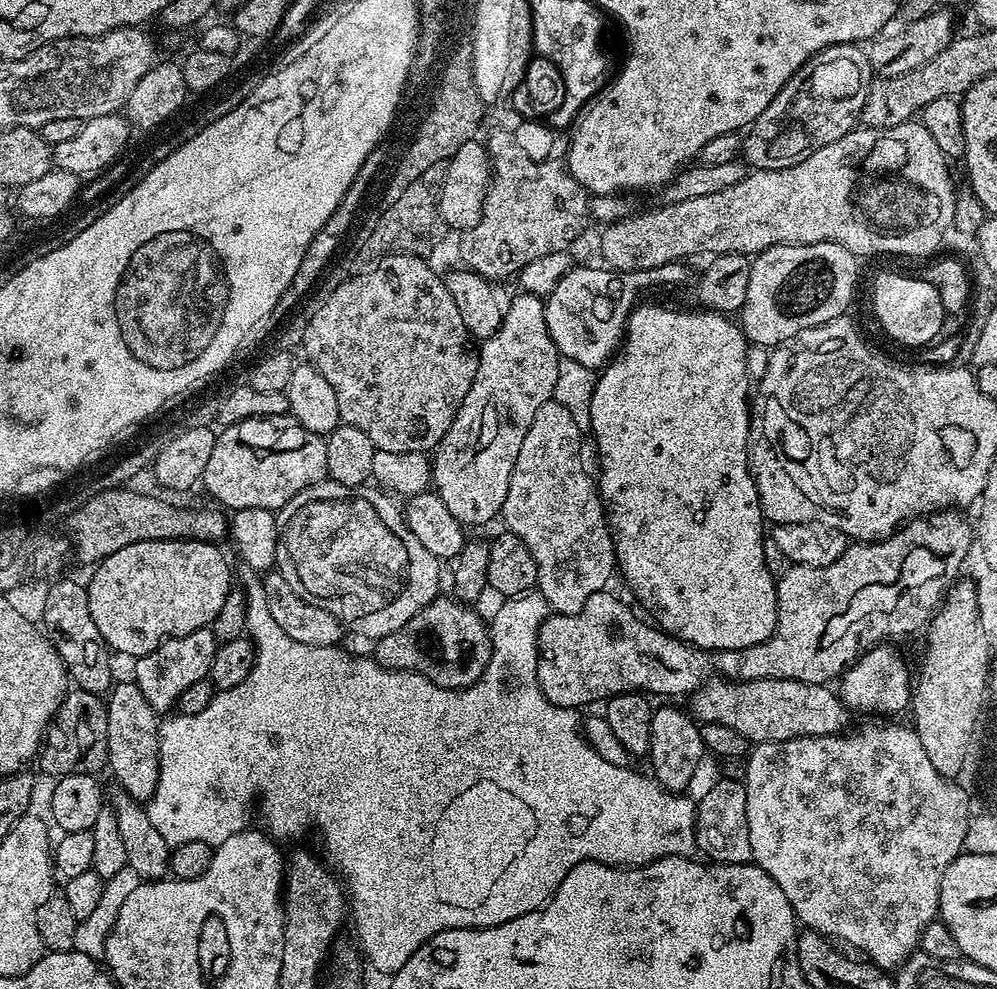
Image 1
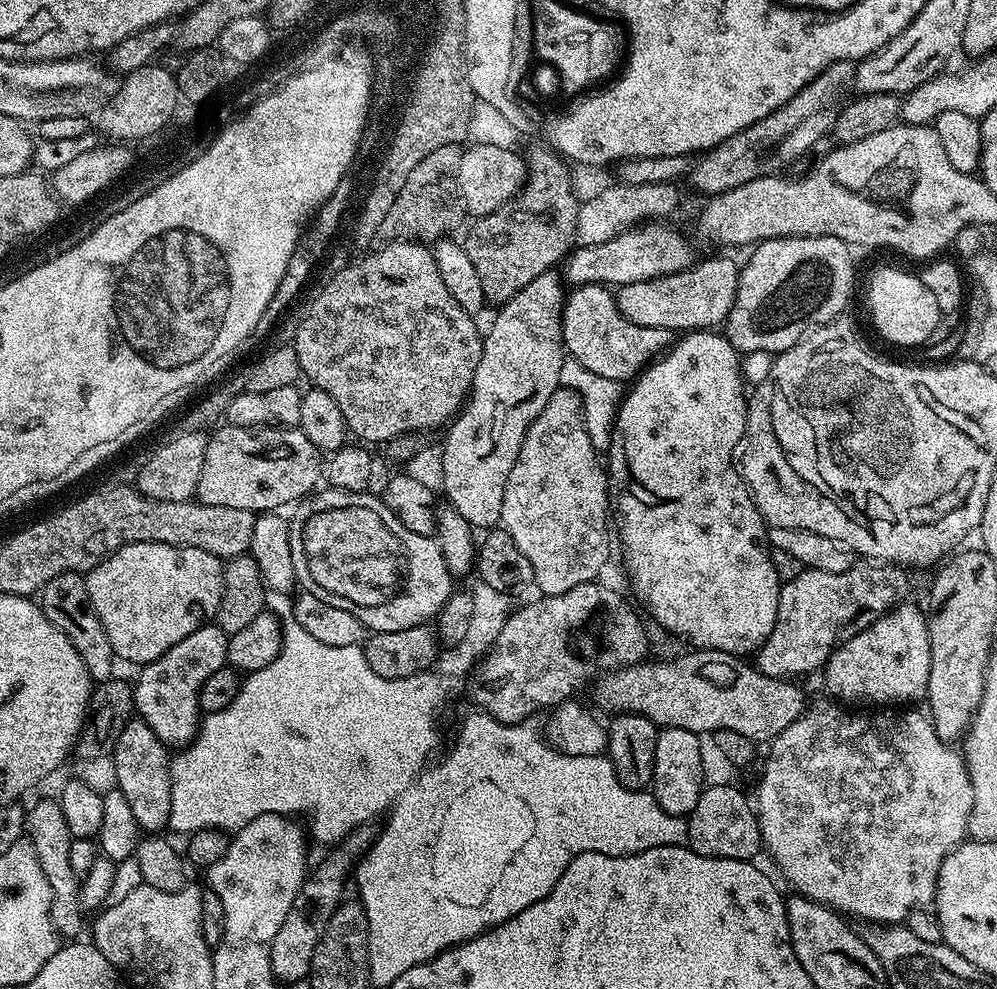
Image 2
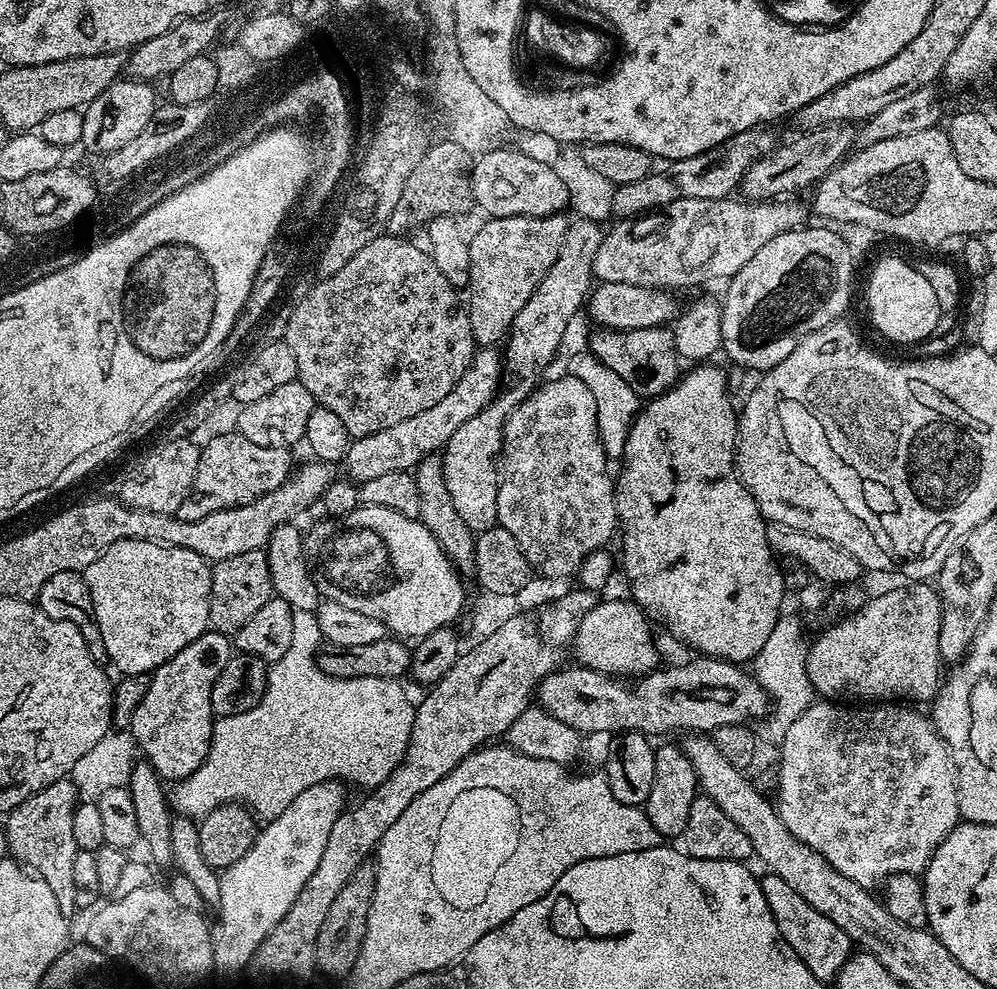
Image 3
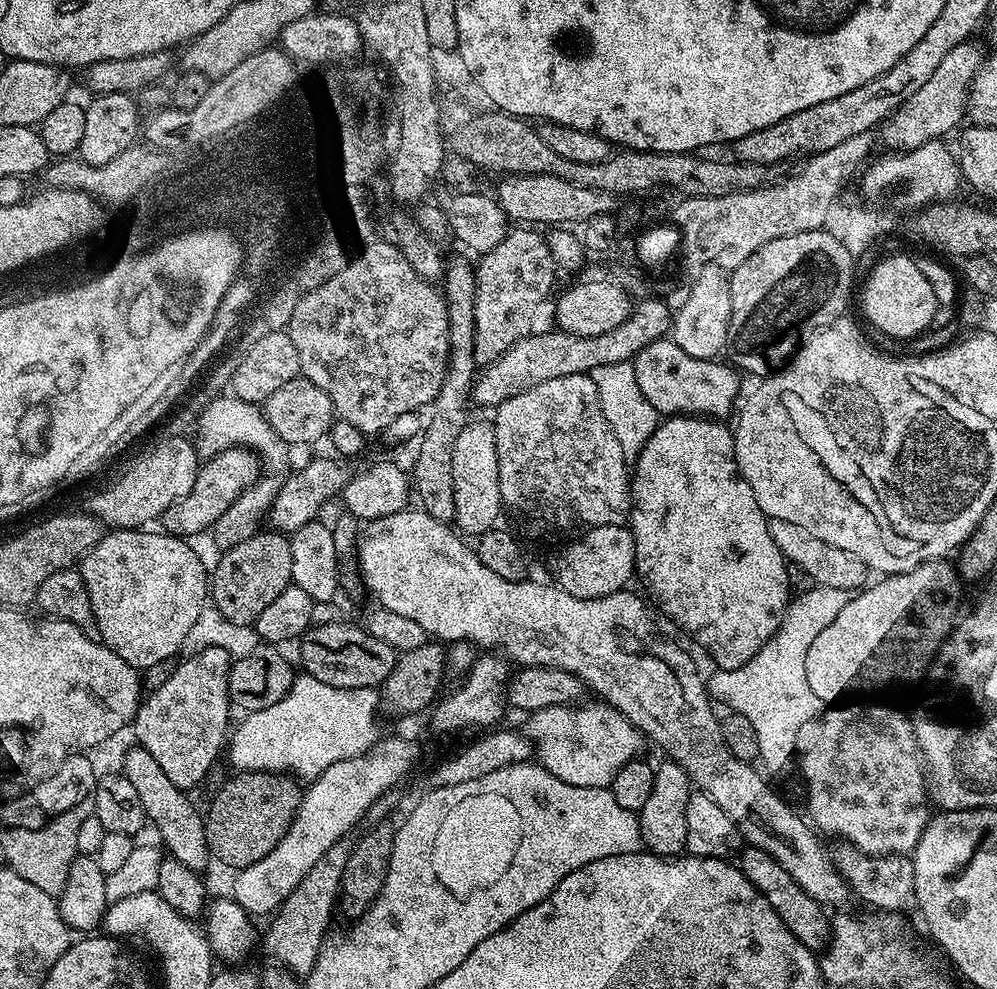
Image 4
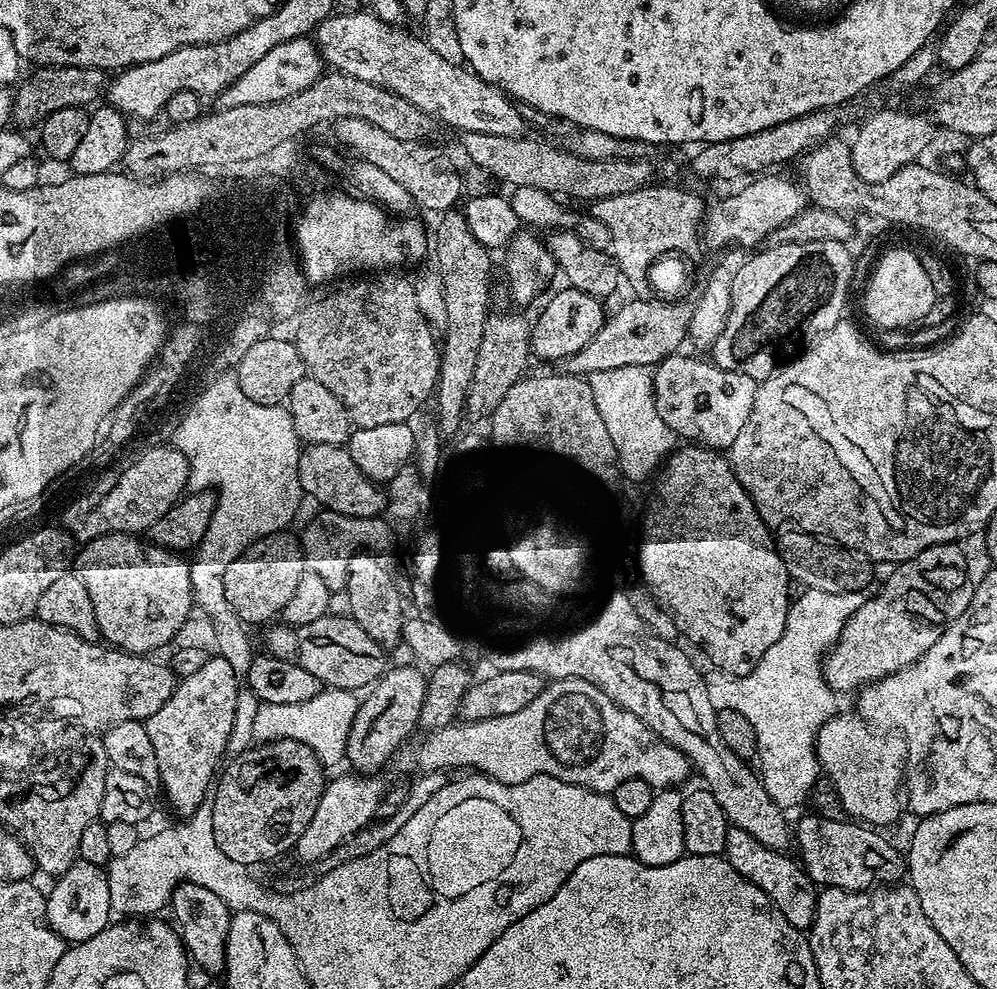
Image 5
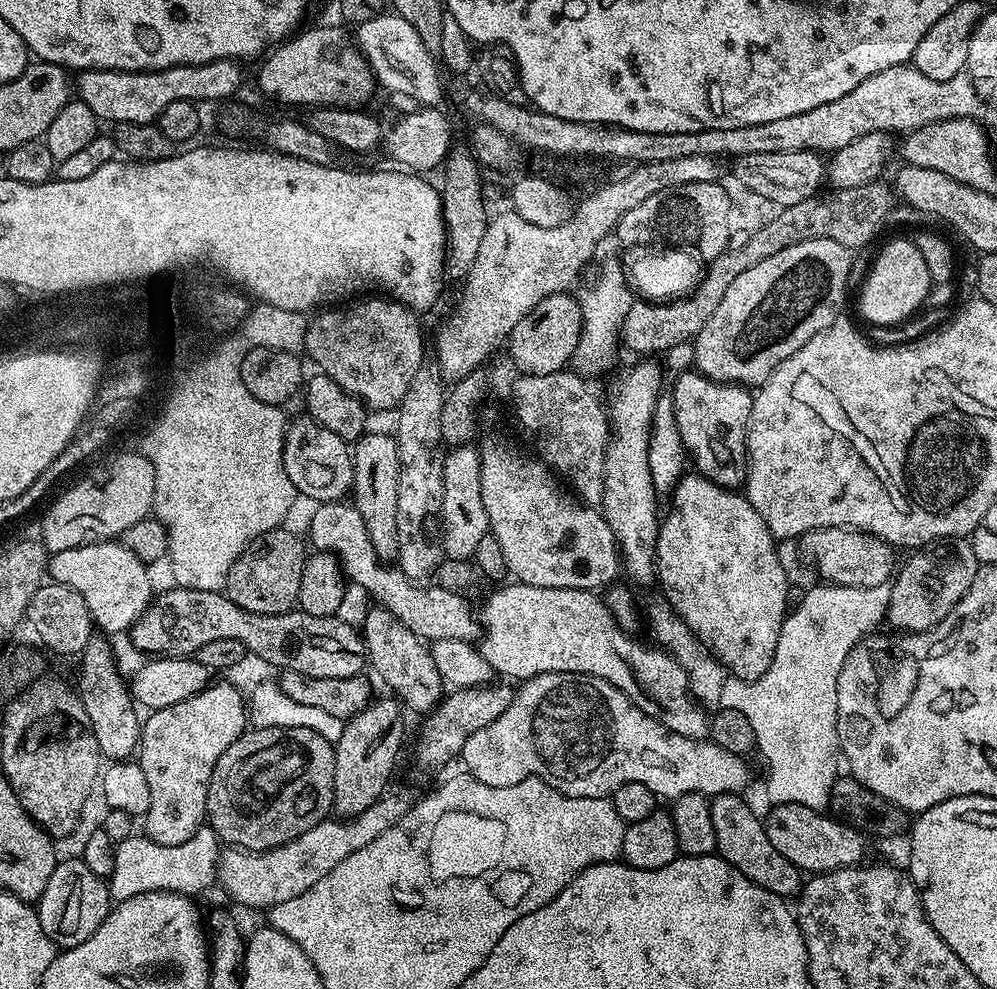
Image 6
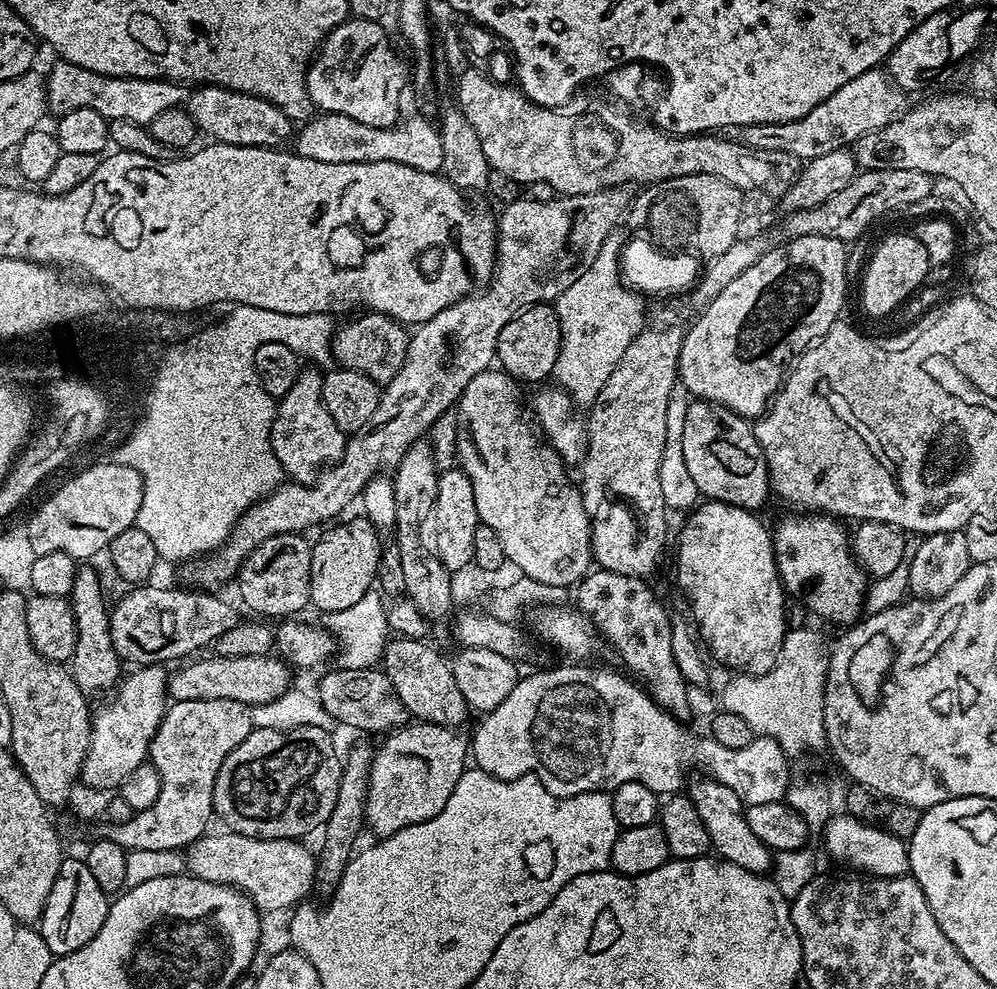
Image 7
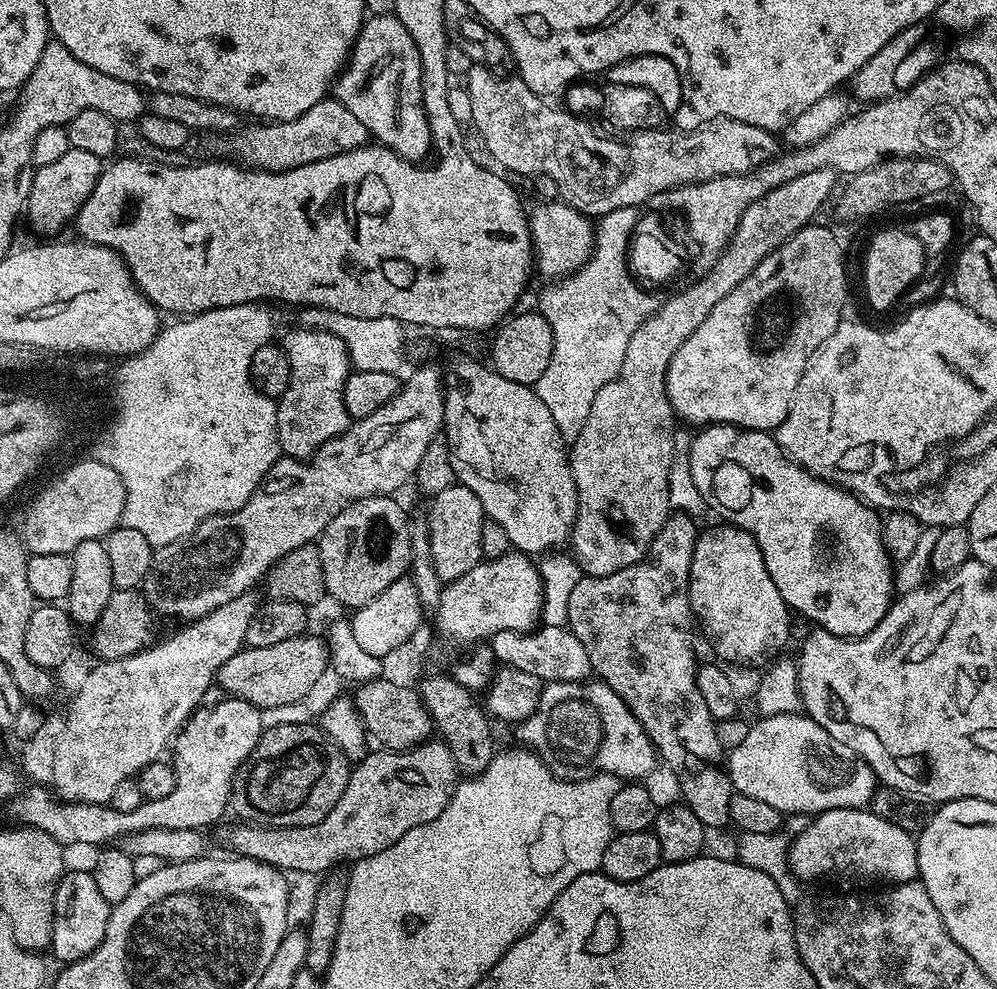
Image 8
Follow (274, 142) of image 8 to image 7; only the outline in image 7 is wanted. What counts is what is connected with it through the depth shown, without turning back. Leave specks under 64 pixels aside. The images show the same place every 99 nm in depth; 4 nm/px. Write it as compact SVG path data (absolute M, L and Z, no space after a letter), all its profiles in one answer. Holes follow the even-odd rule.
M325 112L316 114L295 133L295 155L314 158L314 162L338 162L357 166L385 166L401 164L404 168L413 168L416 174L422 172L439 173L443 166L442 138L439 127L428 121L424 114L415 114L407 120L401 119L395 128L366 126L354 122L346 114Z

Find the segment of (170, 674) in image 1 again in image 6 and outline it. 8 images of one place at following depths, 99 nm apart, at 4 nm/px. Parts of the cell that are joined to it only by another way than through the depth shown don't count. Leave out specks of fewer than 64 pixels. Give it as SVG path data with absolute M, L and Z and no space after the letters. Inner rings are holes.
M212 682L196 695L178 701L176 705L153 711L149 716L148 721L143 721L138 747L138 763L150 794L148 811L142 817L142 832L149 840L162 846L172 846L201 827L206 816L208 783L214 766L221 754L246 731L246 700L244 696L240 697L240 692L234 685Z

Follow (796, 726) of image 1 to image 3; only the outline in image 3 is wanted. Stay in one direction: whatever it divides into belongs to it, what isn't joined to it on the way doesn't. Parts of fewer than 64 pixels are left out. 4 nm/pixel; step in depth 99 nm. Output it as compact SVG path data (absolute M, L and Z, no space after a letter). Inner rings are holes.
M715 658L696 659L700 660L688 660L685 664L674 665L673 668L657 666L653 668L648 675L633 679L631 682L618 676L609 676L607 672L599 672L593 668L585 668L583 666L568 668L569 666L561 666L557 672L552 672L546 678L542 678L542 682L536 688L535 699L538 701L539 707L545 708L547 712L552 712L554 718L561 719L561 721L566 722L568 726L574 726L574 730L578 730L582 734L588 734L588 732L616 732L615 734L643 732L644 735L649 738L657 738L656 736L662 735L663 732L676 732L679 728L686 728L684 730L692 734L711 734L718 726L730 726L731 724L752 722L755 716L760 716L763 712L767 713L769 711L770 699L768 692L763 688L751 671L745 670L739 664L731 664L728 660L717 660Z

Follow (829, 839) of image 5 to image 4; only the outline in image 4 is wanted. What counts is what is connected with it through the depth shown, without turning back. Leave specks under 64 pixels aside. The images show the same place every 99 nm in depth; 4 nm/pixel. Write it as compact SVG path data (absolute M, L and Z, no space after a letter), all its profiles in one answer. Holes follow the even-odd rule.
M837 843L831 849L832 861L840 876L847 882L851 895L869 904L869 909L880 914L908 914L916 908L914 890L914 866L911 855L893 854L891 856L871 856L858 850L853 844Z

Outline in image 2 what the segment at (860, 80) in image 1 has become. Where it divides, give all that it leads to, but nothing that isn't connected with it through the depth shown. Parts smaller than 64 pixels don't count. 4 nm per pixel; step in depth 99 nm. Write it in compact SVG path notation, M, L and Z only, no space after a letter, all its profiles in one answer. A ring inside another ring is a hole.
M839 60L834 62L825 72L818 74L818 78L814 78L805 88L798 90L798 94L794 98L790 98L790 102L778 106L778 110L766 114L766 118L746 126L746 130L726 138L721 144L716 145L715 148L707 149L697 159L690 175L690 181L701 192L701 197L717 196L723 192L734 190L746 182L754 182L754 178L762 178L763 176L779 173L781 170L784 170L780 168L794 163L799 156L806 155L823 136L827 137L831 133L832 127L836 125L836 119L840 117L840 109L846 100L844 87L847 84L849 87L850 81L855 77L855 74L856 64L853 61Z

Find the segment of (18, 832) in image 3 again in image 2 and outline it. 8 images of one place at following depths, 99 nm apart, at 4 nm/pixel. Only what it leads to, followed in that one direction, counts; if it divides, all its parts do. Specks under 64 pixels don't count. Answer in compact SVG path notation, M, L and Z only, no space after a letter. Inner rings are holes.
M55 799L40 800L32 809L30 807L27 809L26 839L34 846L38 866L42 870L42 874L46 874L46 882L50 882L52 901L48 917L57 936L61 938L79 937L76 935L79 934L80 927L84 924L85 916L80 902L82 880L70 866L70 846L74 838L70 834L70 830L66 830L66 818L62 818L62 810Z

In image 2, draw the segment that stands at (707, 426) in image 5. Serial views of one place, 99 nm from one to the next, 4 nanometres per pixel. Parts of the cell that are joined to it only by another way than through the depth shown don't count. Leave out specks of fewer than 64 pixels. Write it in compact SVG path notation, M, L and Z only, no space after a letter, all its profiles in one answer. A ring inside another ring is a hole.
M582 284L567 293L560 319L564 351L586 370L621 382L631 382L674 343L674 333L661 328L634 326L618 310L611 287Z

